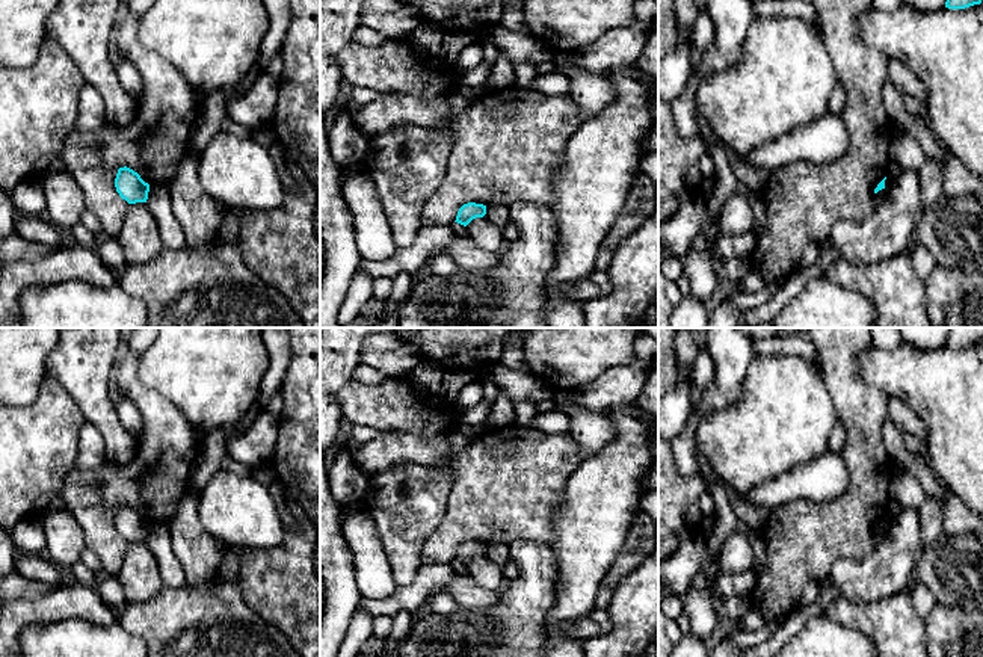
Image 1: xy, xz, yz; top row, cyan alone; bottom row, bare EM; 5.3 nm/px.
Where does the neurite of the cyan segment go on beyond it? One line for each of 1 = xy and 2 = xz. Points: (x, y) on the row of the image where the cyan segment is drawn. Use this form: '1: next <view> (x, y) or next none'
1: next none
2: next none

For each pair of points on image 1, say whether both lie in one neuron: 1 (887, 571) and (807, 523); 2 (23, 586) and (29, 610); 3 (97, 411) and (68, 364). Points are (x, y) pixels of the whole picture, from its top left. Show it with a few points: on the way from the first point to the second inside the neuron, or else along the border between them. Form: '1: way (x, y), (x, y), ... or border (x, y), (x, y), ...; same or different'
1: border (875, 549), (861, 559), (838, 559), (831, 567); different
2: border (59, 586), (33, 598), (15, 600); different
3: way (91, 399), (86, 382), (80, 376); same

